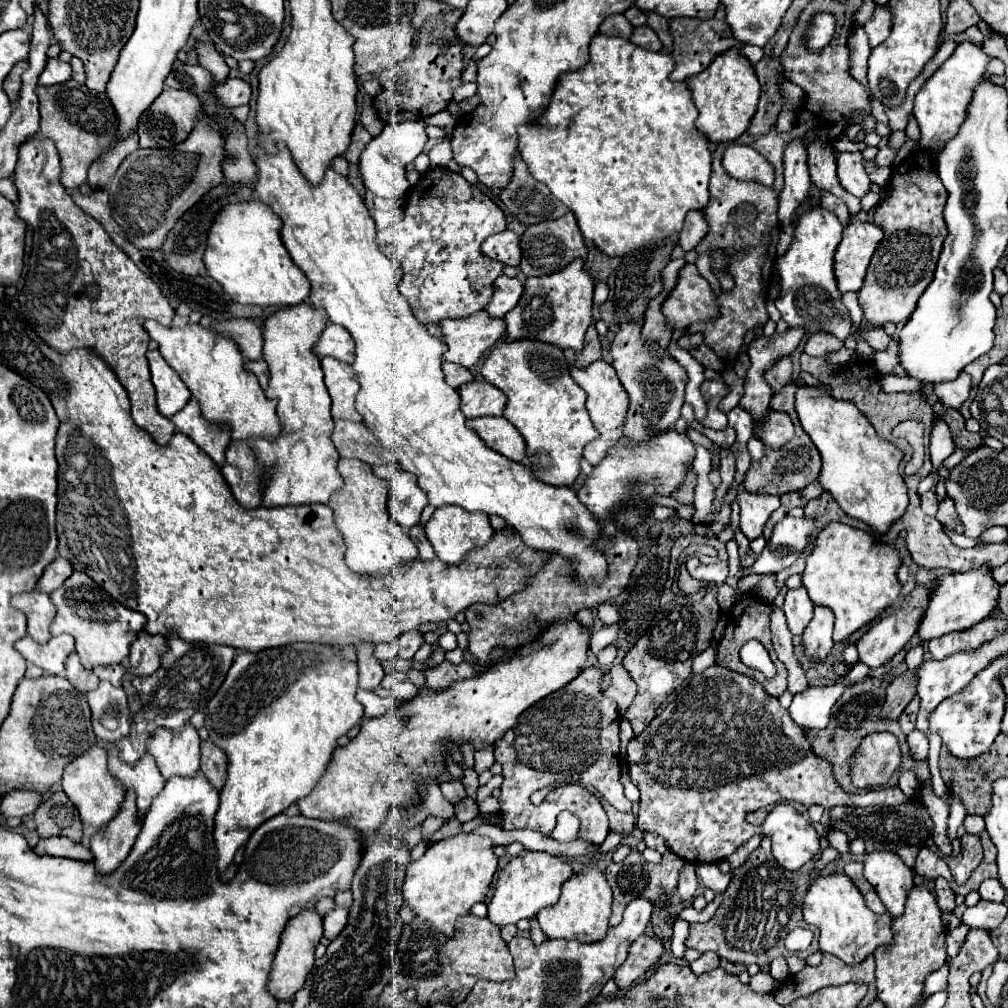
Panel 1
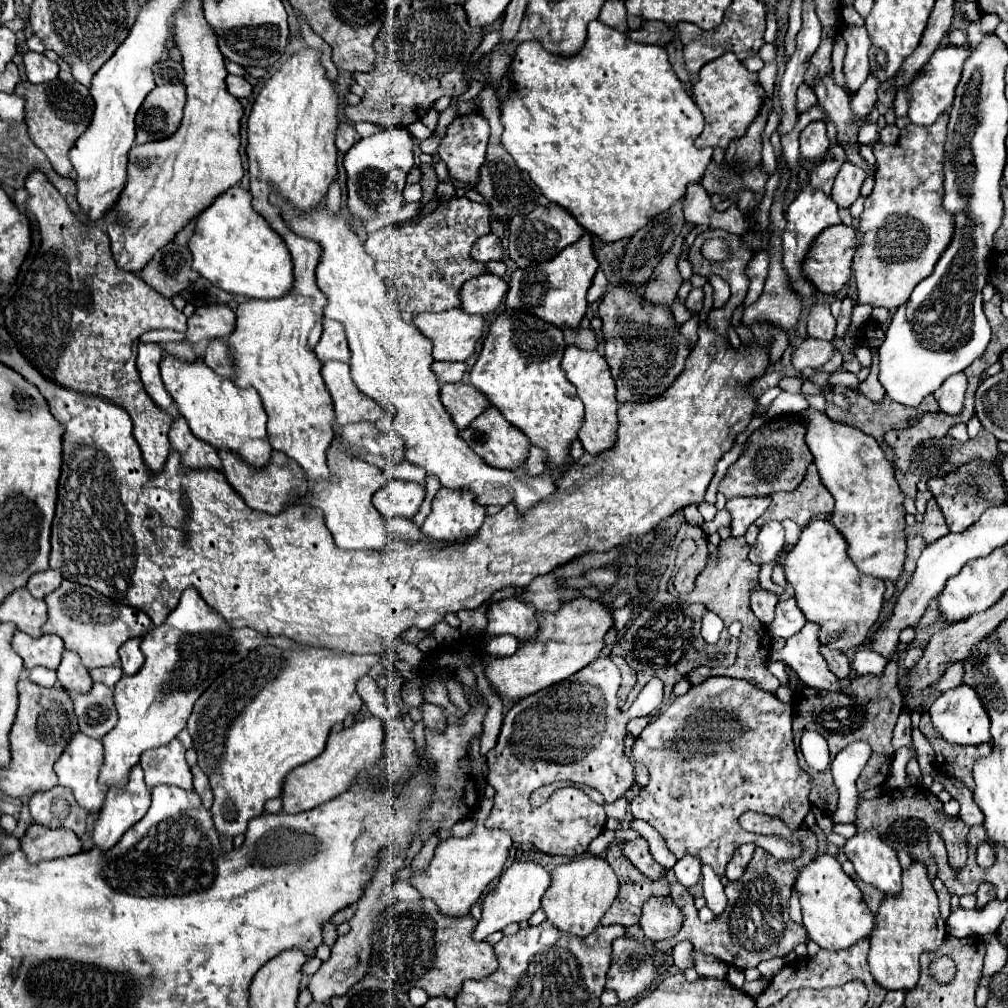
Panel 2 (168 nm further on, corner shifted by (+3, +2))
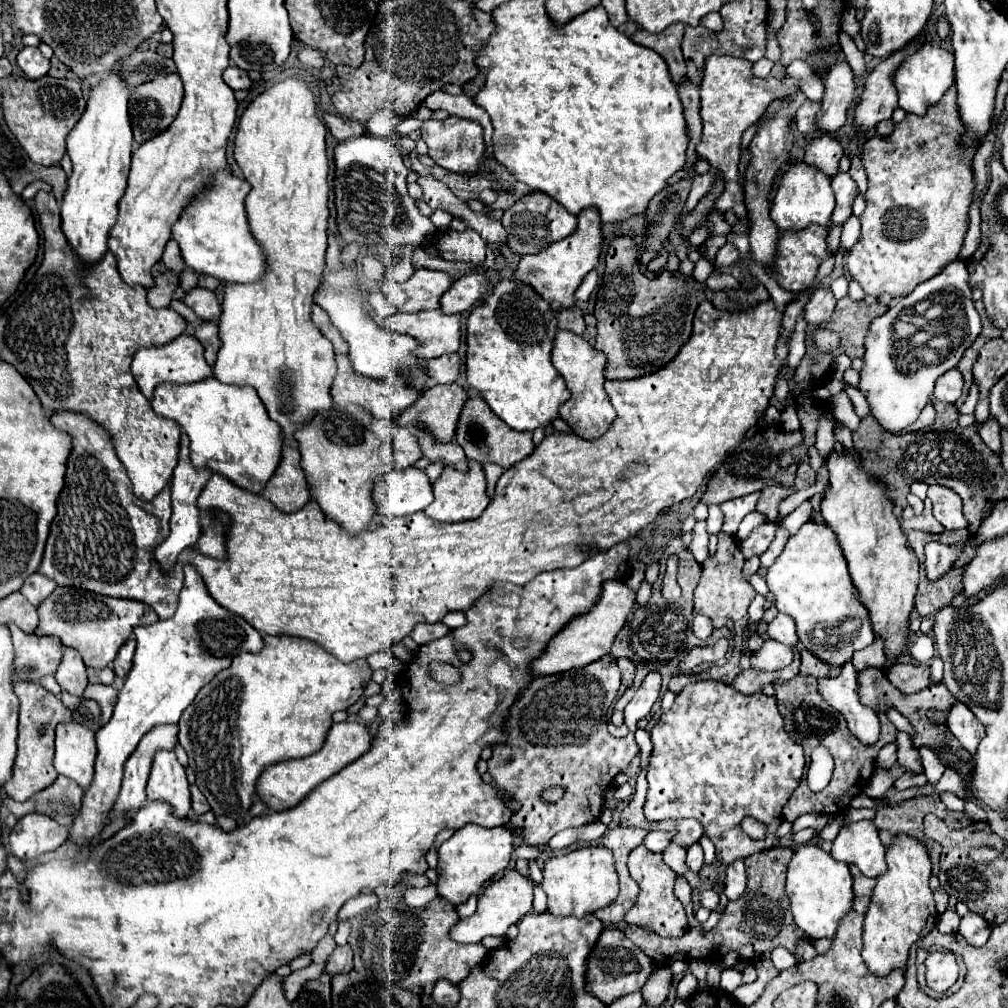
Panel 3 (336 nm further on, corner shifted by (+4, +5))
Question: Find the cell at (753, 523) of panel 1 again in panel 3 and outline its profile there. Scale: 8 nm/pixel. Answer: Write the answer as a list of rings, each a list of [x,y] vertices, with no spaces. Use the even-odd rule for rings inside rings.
[[[754,492],[754,494],[742,496],[738,500],[728,500],[728,502],[720,504],[720,508],[724,512],[724,526],[722,526],[722,530],[726,534],[736,534],[738,524],[742,522],[742,518],[756,508],[758,498],[760,498],[760,492]]]

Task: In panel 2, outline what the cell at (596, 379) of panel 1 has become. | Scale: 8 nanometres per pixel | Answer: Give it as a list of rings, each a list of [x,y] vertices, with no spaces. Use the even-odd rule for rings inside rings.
[[[567,347],[563,361],[561,361],[561,369],[565,371],[567,379],[577,387],[577,395],[581,397],[583,405],[585,405],[585,417],[583,417],[583,425],[579,429],[579,441],[583,443],[583,449],[587,453],[601,453],[613,447],[613,443],[617,441],[617,427],[619,427],[619,419],[617,419],[617,399],[615,399],[615,379],[611,377],[611,369],[607,365],[607,359],[603,355],[599,355],[595,349],[593,351],[585,351],[579,347]]]

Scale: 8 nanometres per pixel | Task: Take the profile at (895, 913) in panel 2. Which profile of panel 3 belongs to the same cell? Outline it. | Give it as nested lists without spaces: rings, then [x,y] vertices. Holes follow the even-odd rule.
[[[898,834],[894,846],[886,852],[888,872],[876,880],[876,888],[870,900],[870,908],[864,916],[864,948],[862,958],[868,970],[876,976],[888,976],[892,970],[906,968],[908,950],[922,940],[932,928],[936,928],[936,906],[928,886],[930,880],[930,856],[922,842]]]

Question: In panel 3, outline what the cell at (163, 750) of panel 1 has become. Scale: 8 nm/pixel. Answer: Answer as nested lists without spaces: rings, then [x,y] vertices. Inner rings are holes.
[[[172,750],[156,752],[146,794],[148,800],[168,802],[176,816],[186,816],[190,812],[190,784],[186,780],[186,770]]]

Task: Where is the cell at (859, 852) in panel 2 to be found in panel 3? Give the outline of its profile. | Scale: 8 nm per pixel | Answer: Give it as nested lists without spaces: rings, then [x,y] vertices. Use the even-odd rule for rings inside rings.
[[[870,820],[840,828],[832,844],[832,856],[840,862],[858,866],[858,870],[868,878],[878,878],[888,870],[886,848],[880,842],[878,828]]]

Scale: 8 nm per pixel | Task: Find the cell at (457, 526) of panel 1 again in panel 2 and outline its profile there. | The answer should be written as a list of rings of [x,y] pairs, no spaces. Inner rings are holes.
[[[439,489],[421,531],[437,541],[457,541],[479,531],[485,507],[467,489]]]

